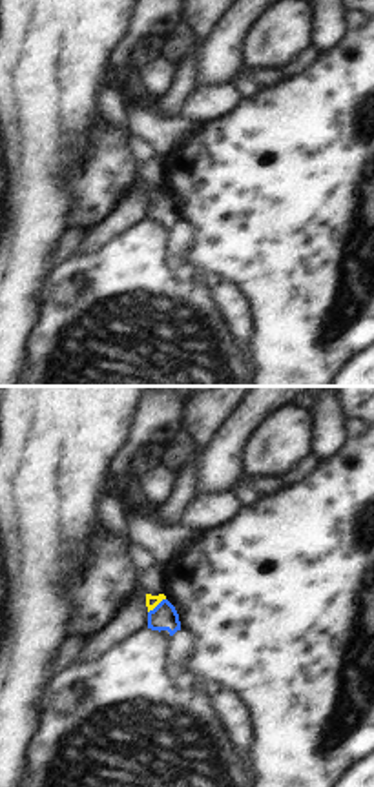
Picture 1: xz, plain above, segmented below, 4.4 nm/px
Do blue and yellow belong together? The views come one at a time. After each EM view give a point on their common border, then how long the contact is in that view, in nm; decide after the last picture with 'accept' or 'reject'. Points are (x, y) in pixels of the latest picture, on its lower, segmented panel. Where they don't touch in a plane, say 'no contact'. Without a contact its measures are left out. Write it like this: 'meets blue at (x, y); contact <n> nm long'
meets blue at (157, 605); contact 100 nm long

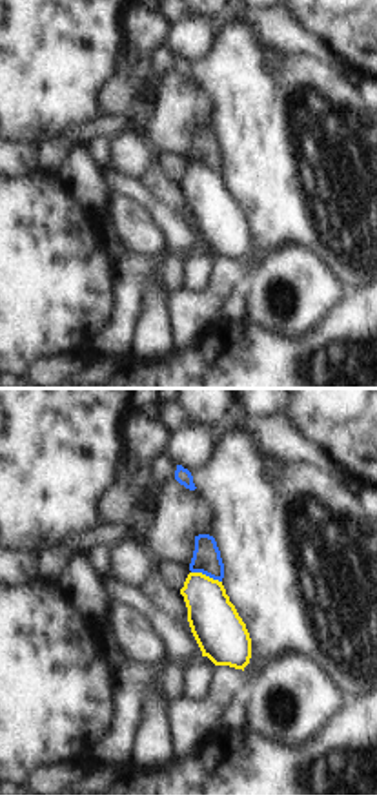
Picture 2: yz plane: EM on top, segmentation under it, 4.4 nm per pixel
meets blue at (206, 575); contact 140 nm long

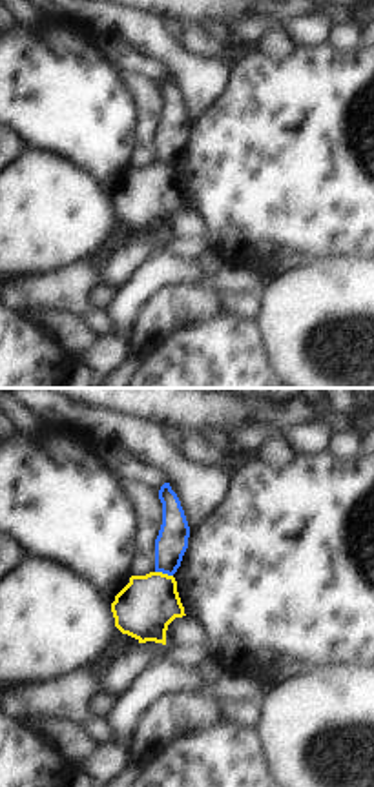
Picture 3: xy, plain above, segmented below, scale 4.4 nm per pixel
meets blue at (165, 572); contact 80 nm long

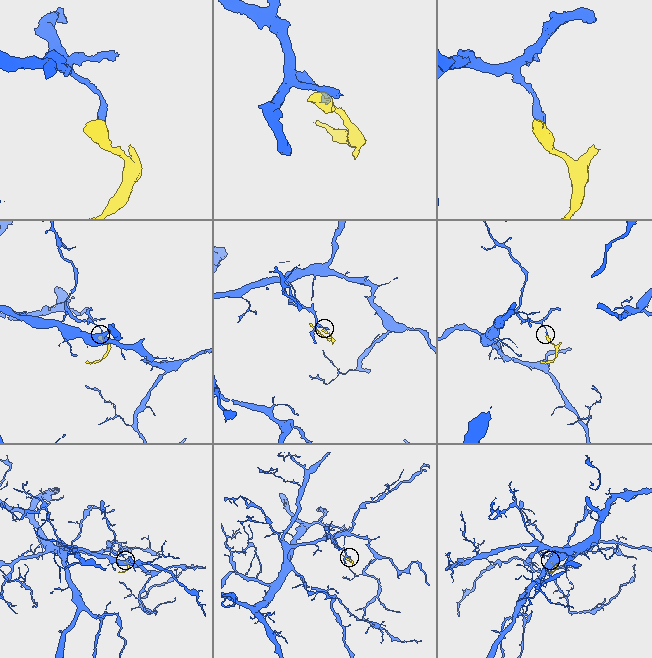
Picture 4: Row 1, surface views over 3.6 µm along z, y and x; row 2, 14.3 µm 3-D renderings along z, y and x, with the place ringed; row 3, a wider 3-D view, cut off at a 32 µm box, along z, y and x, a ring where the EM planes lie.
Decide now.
reject

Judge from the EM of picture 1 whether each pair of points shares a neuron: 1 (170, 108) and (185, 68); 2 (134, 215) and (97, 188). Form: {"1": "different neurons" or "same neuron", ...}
{"1": "same neuron", "2": "different neurons"}

